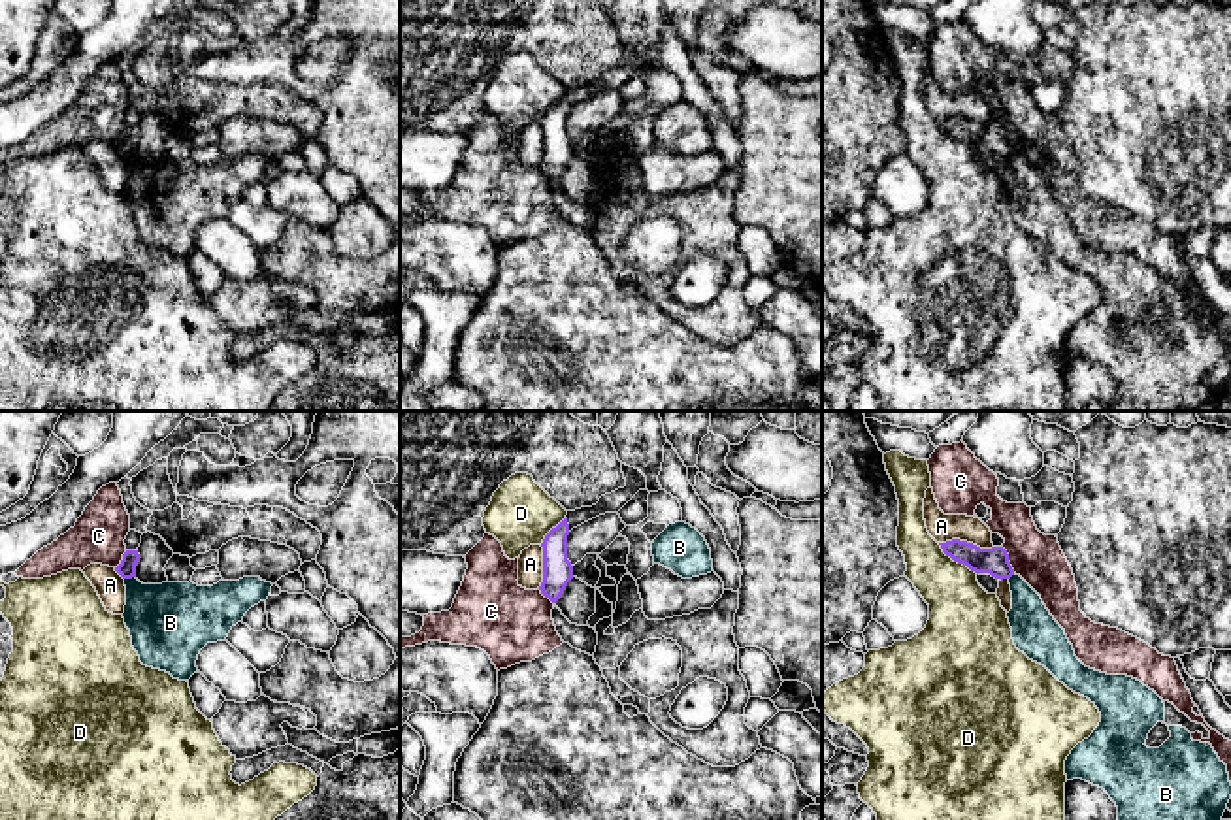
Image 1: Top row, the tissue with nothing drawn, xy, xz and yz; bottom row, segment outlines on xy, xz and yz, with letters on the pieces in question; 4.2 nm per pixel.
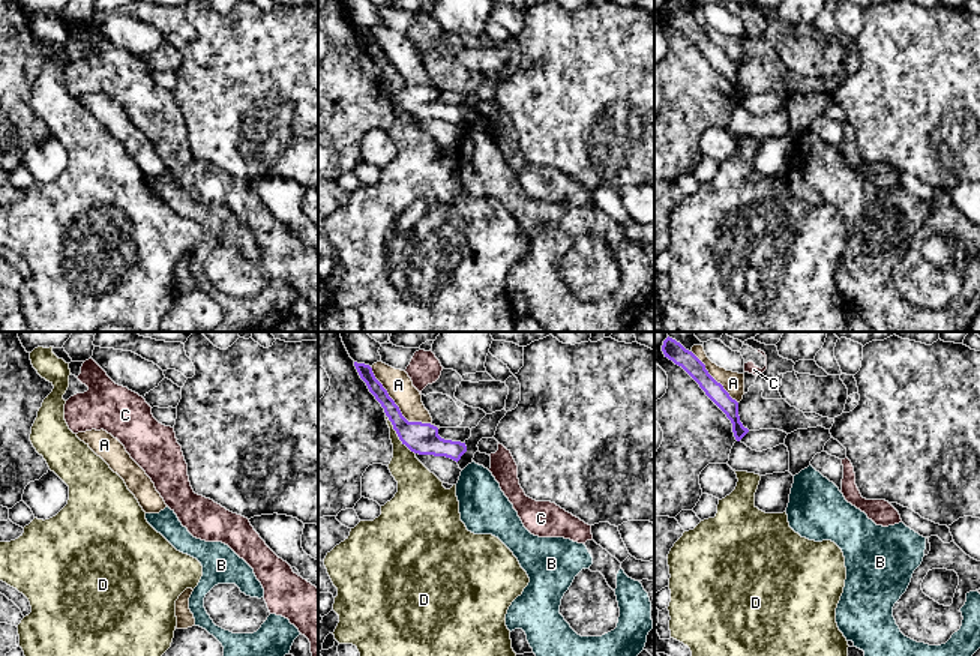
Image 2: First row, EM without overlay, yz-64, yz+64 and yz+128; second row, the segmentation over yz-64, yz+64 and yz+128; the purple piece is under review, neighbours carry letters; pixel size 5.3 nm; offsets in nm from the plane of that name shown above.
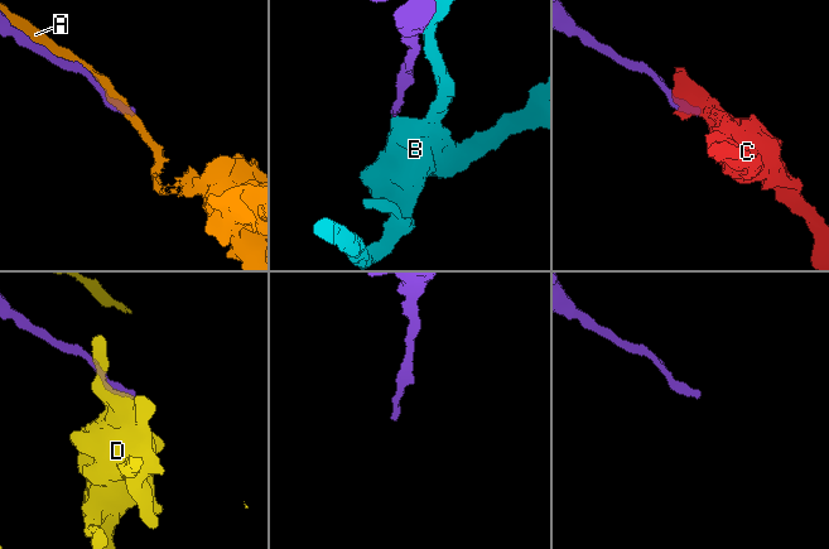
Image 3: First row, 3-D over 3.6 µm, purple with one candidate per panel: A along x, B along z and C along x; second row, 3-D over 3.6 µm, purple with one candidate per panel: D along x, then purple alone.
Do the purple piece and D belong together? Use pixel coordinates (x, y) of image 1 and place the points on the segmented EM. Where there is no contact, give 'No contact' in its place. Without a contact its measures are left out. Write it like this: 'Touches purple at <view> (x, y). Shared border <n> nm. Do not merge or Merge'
Touches purple at yz (956, 560). Shared border 220 nm. Do not merge

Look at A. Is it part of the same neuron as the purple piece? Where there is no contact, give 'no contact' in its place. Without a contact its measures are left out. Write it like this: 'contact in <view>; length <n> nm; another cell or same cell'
contact in yz; length 240 nm; another cell

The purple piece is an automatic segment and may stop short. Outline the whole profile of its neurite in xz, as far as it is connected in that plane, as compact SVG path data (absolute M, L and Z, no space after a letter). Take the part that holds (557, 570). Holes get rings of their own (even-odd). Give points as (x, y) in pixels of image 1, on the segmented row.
M564 518L556 528L552 528L541 547L543 547L543 582L539 586L541 594L556 603L567 582L573 579L573 566L567 560L567 535L569 524Z

